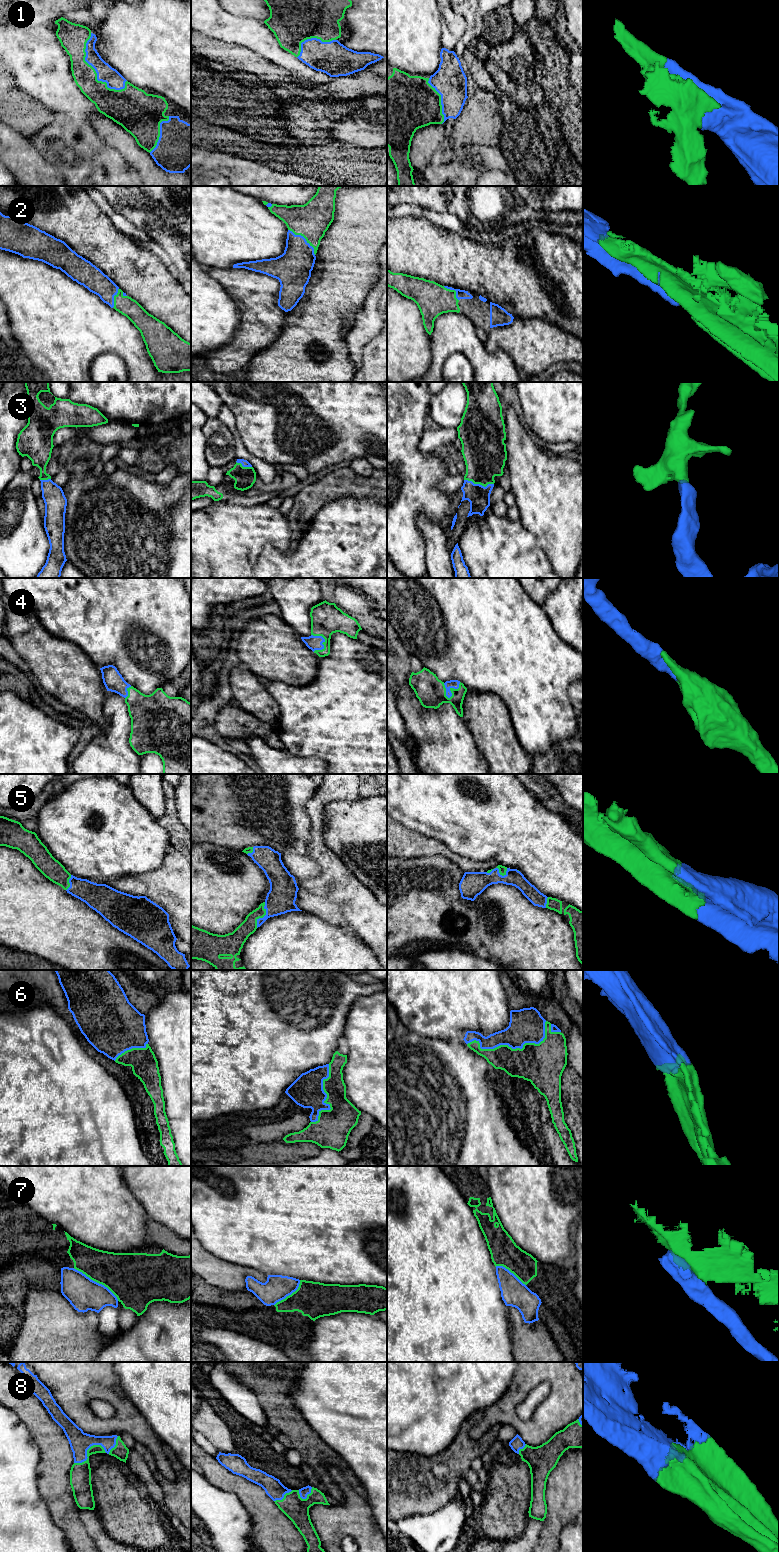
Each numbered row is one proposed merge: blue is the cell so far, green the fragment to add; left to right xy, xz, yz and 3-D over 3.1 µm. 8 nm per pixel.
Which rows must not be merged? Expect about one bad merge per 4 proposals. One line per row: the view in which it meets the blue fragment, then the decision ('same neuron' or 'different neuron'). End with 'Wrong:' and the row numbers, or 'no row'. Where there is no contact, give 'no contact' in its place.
1: meets blue in xy; same neuron
2: meets blue in xz; same neuron
3: meets blue in yz; same neuron
4: meets blue in yz; same neuron
5: meets blue in xz; same neuron
6: meets blue in yz; same neuron
7: meets blue in xy; different neuron
8: meets blue in xy; same neuron
Wrong: 7

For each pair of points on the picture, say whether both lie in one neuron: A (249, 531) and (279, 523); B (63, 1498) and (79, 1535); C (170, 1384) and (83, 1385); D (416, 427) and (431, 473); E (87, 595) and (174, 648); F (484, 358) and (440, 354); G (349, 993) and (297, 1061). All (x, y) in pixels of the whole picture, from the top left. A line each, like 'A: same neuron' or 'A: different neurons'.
A: same neuron
B: same neuron
C: different neurons
D: same neuron
E: same neuron
F: same neuron
G: same neuron

